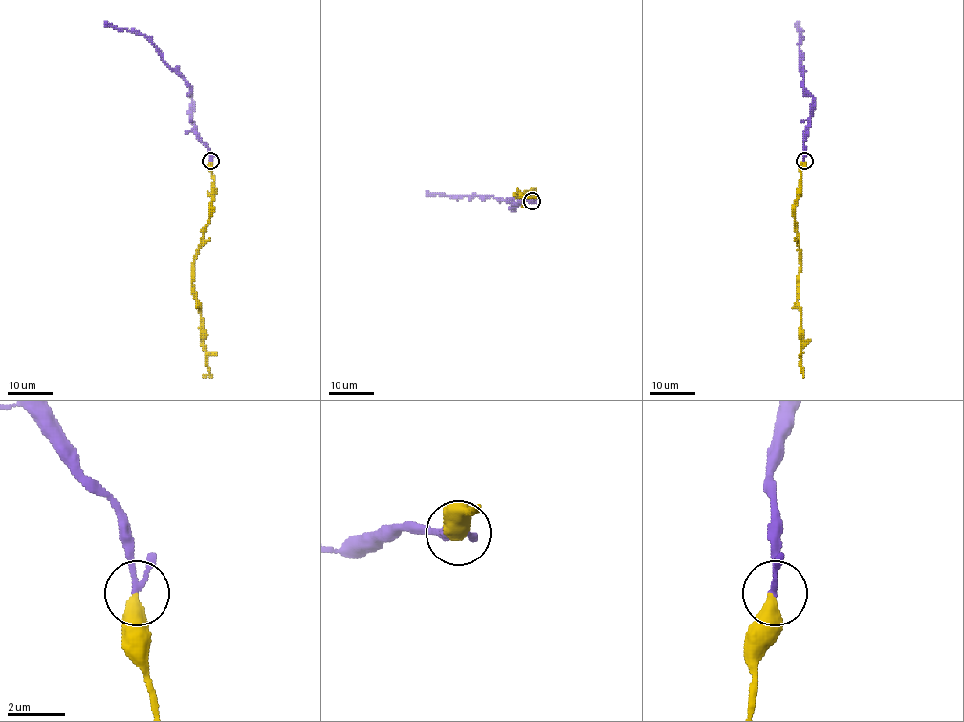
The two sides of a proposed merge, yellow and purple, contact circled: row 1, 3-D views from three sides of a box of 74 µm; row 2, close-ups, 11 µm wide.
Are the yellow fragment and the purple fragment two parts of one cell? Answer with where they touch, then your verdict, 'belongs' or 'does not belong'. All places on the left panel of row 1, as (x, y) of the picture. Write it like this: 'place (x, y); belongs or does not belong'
place (210, 161); belongs

